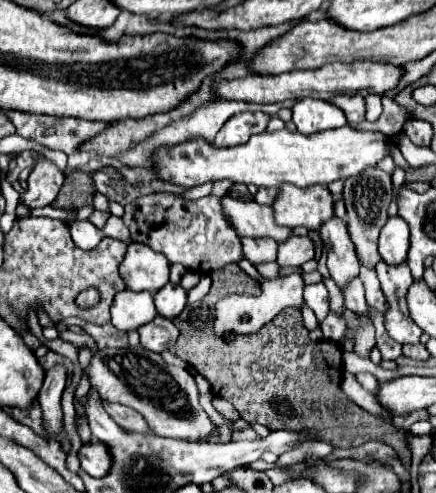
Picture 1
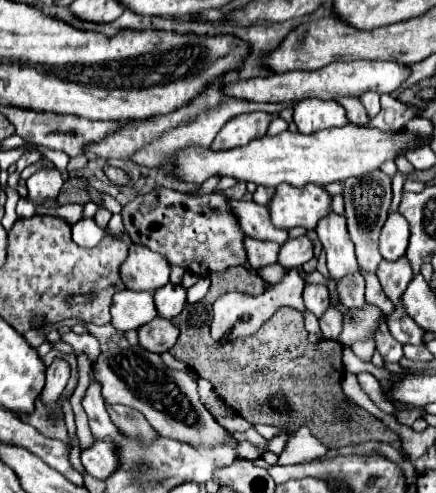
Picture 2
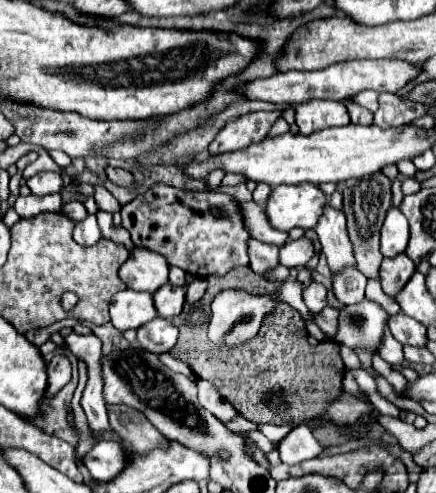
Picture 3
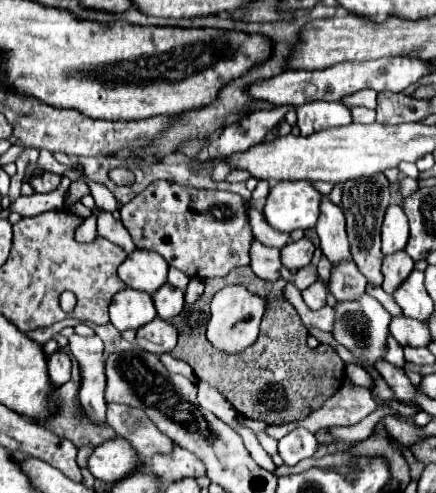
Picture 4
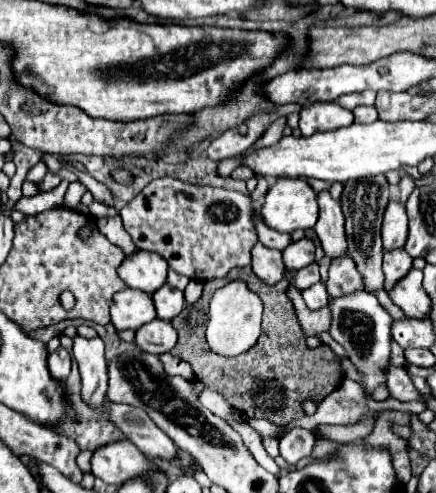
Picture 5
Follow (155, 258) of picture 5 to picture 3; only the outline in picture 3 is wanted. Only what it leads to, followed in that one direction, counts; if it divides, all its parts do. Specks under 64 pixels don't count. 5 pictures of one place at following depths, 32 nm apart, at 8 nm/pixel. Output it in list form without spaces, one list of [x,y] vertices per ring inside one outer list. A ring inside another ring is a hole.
[[[134,246],[130,258],[120,266],[120,278],[132,290],[156,292],[168,282],[168,262],[158,252]]]

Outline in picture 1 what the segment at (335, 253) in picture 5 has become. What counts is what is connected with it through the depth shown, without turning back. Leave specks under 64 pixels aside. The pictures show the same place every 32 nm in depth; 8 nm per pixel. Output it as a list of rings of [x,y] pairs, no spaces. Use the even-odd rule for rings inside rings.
[[[334,216],[320,228],[320,234],[324,244],[330,248],[328,252],[330,278],[338,284],[340,290],[344,290],[350,280],[358,278],[358,266],[360,266],[346,224]]]

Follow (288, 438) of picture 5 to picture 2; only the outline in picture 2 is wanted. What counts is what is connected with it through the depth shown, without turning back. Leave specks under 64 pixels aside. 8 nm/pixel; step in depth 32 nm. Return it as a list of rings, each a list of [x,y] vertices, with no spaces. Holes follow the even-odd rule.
[[[298,428],[292,432],[286,450],[280,454],[278,464],[300,464],[310,462],[316,458],[324,458],[328,454],[328,446],[324,446],[320,440],[316,440],[308,428]]]

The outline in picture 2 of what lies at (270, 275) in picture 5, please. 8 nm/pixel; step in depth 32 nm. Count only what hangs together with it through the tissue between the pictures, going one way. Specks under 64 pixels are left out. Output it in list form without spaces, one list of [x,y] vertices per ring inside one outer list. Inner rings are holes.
[[[246,238],[244,250],[246,250],[246,256],[250,258],[250,266],[256,270],[266,264],[274,264],[278,260],[278,244],[276,242]]]

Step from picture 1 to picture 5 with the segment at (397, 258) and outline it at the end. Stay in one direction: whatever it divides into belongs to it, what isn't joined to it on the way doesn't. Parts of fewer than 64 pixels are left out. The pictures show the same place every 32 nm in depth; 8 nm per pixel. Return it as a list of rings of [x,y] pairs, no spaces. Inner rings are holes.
[[[390,202],[382,222],[382,246],[386,252],[404,248],[408,238],[408,218],[406,210],[398,202]]]

